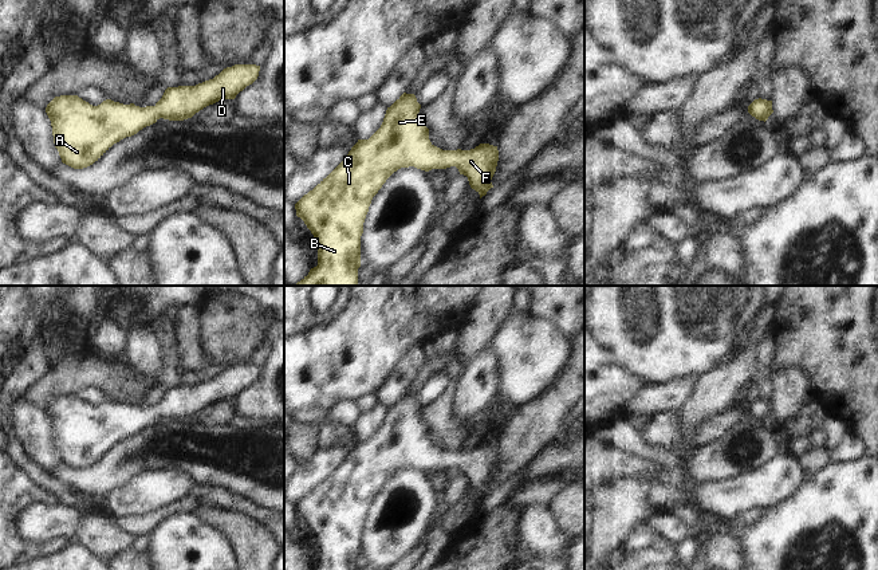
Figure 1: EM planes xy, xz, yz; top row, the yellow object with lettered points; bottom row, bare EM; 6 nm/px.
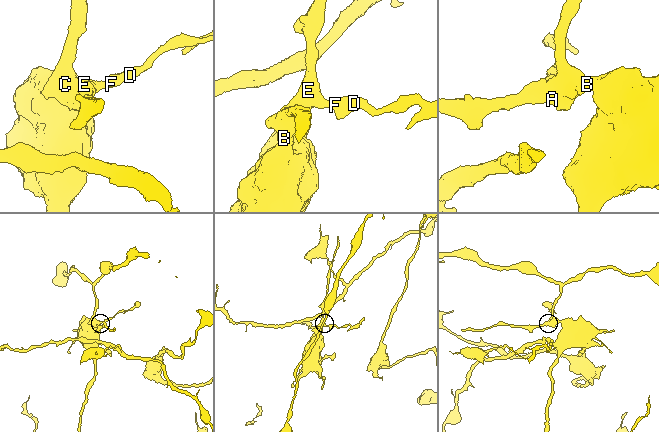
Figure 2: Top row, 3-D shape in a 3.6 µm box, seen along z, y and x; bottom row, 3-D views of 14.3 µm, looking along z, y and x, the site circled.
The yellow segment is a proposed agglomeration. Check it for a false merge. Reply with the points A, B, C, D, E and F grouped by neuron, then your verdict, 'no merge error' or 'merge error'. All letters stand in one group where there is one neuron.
groups A B C D E F; no merge error

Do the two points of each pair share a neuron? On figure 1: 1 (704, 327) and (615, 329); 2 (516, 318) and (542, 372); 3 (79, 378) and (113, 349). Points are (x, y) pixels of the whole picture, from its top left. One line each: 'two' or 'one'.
1: one
2: one
3: two

